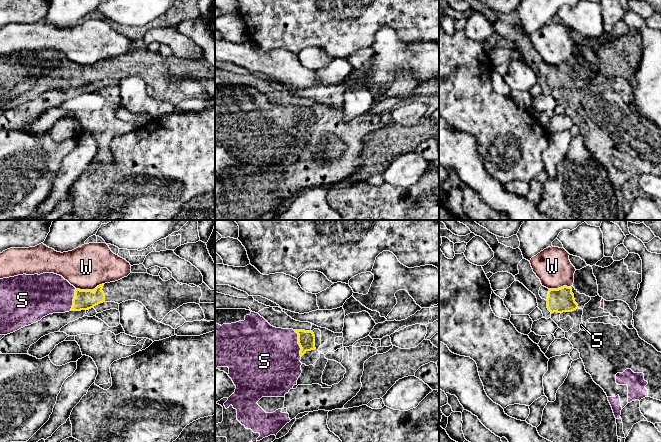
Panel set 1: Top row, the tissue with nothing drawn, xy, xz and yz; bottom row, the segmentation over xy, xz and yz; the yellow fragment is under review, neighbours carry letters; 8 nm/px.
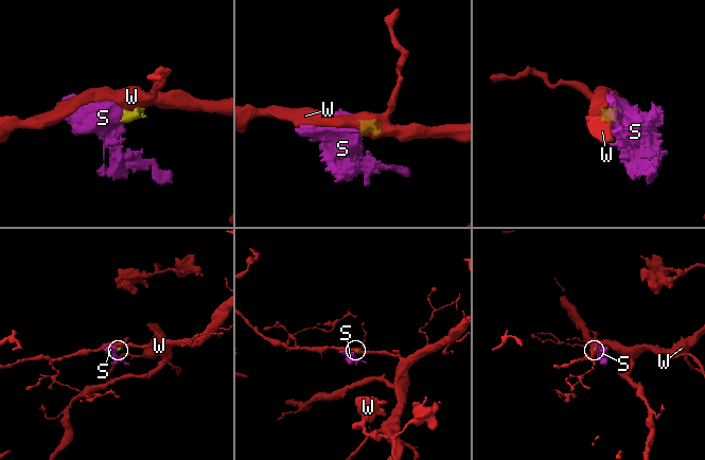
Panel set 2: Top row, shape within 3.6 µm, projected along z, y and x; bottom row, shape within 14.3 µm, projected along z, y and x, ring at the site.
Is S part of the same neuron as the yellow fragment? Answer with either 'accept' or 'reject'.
accept

